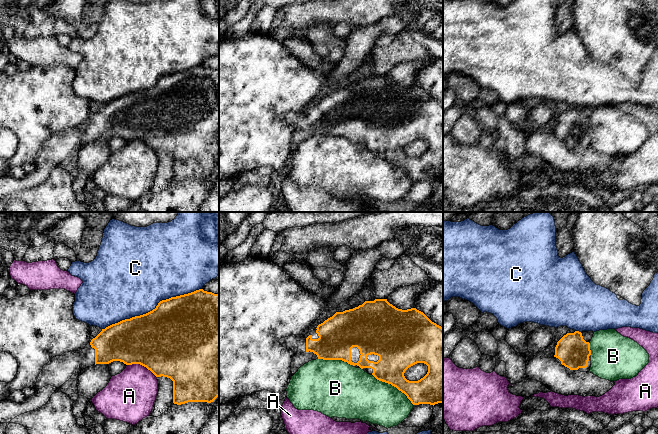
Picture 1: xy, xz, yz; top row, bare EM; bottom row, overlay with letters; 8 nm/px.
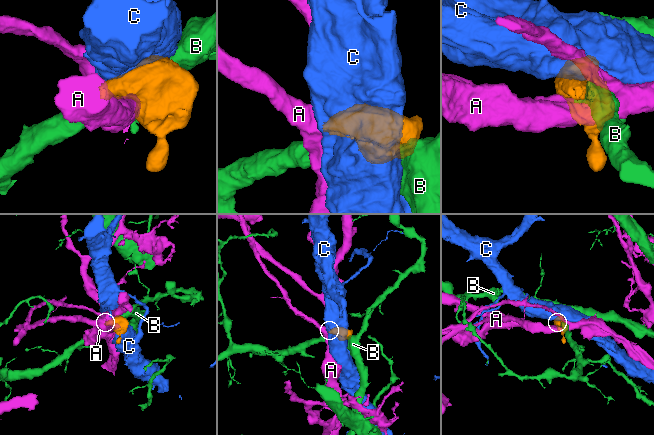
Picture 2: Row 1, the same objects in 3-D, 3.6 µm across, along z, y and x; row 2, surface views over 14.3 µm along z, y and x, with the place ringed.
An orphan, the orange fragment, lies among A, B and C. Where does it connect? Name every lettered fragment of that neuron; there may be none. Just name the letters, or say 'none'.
none

